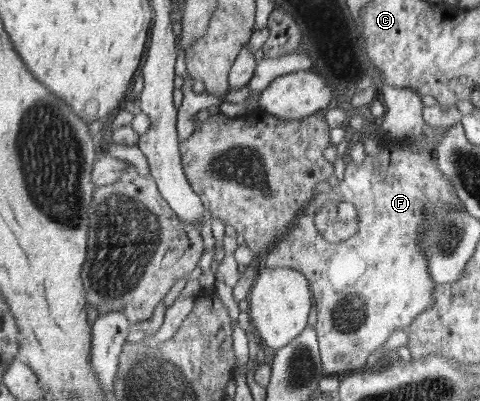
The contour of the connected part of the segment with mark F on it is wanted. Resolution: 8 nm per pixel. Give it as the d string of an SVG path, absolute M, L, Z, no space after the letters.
M380 122L373 125L368 132L377 141L377 154L366 154L360 164L349 159L348 152L344 155L345 173L339 185L351 185L351 193L343 195L347 201L353 201L359 207L361 217L361 235L369 241L363 245L325 245L325 239L317 233L317 223L313 221L314 202L297 218L296 226L277 243L266 257L267 268L293 268L308 276L314 294L317 311L316 329L320 341L322 364L327 375L353 371L365 367L367 357L375 353L381 345L391 337L393 331L408 330L418 316L435 305L436 283L429 272L429 258L419 242L419 233L425 229L425 209L433 203L443 201L445 205L461 209L463 203L457 196L457 190L449 177L439 168L437 163L437 147L439 139L447 133L444 127L426 124L426 148L417 145L417 141L406 137L389 140L378 134Z

